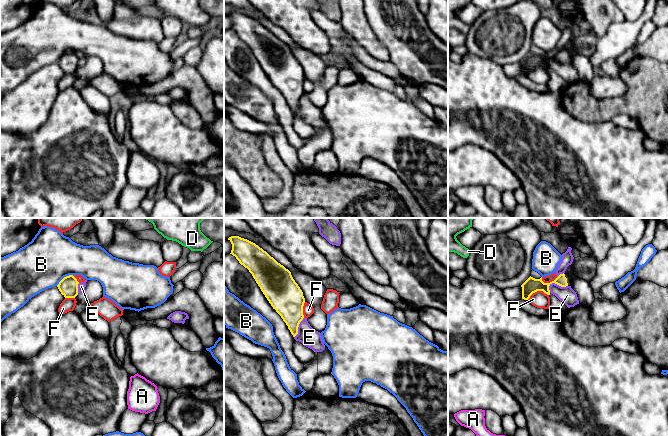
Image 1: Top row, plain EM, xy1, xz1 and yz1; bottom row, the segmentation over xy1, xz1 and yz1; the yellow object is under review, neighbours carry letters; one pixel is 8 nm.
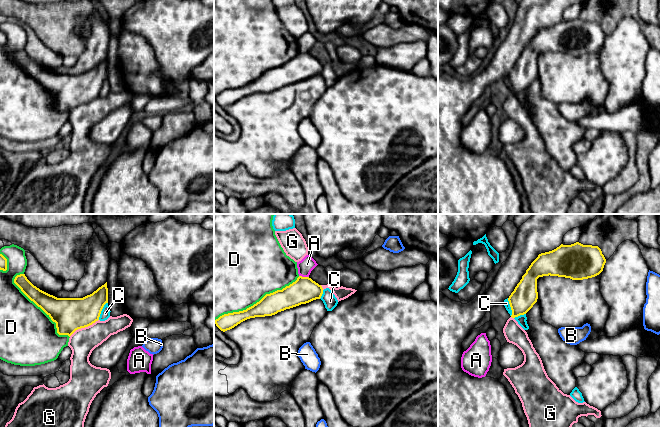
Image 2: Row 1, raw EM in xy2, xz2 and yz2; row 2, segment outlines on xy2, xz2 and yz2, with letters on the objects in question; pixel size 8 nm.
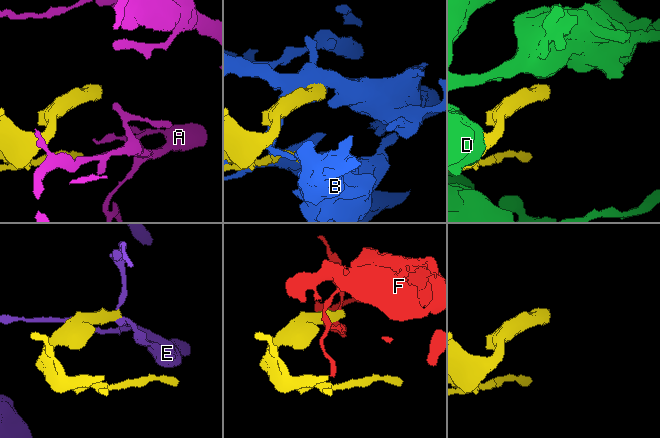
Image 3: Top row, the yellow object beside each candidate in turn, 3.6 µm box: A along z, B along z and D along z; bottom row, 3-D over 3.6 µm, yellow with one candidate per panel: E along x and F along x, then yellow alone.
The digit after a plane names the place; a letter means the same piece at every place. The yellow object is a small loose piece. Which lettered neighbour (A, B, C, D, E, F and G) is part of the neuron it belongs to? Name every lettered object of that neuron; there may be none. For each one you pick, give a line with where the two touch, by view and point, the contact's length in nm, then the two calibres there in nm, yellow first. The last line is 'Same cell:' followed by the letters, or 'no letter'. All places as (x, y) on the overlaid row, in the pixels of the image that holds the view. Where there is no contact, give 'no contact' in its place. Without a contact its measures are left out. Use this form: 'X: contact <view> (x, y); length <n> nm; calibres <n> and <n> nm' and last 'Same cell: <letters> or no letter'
Same cell: no letter

